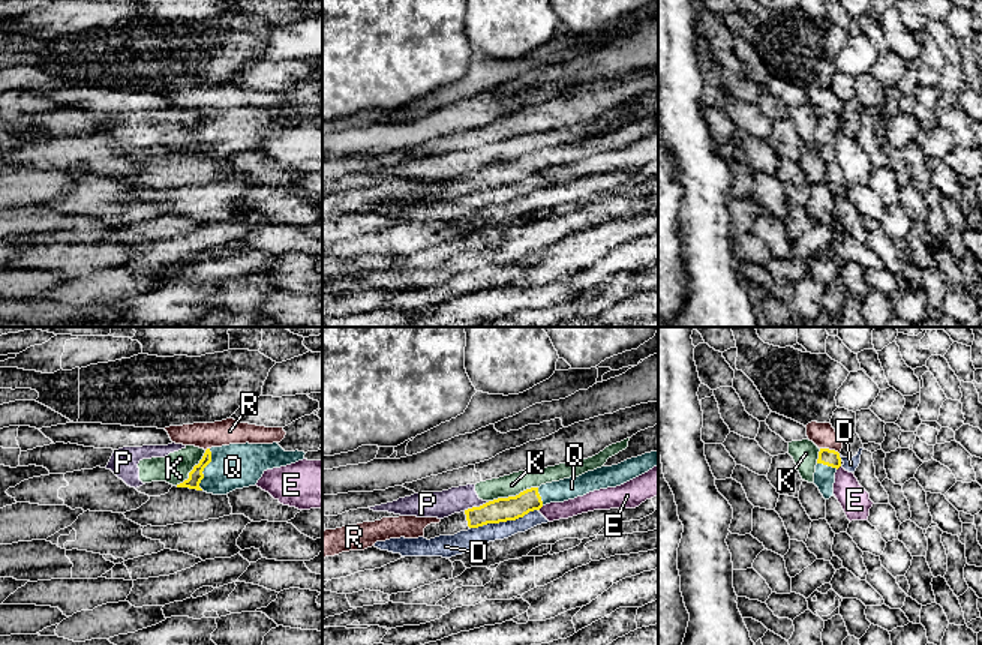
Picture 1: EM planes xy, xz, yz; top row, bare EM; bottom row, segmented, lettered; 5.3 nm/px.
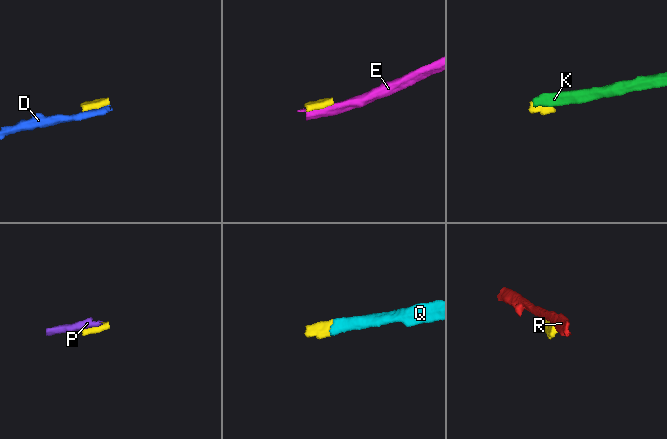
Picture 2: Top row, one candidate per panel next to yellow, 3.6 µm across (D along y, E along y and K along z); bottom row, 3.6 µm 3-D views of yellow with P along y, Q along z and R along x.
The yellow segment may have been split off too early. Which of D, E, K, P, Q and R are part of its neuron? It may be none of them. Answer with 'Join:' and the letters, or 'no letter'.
Join: Q

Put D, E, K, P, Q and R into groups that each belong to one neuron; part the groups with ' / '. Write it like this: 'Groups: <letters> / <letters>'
Groups: D / E / K P / Q / R

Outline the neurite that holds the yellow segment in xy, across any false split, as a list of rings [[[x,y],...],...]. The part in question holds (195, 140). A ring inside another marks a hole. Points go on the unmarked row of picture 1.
[[[229,108],[207,112],[202,123],[177,152],[226,159],[255,150],[267,134],[286,130],[304,123],[304,116],[285,116],[273,108]]]

